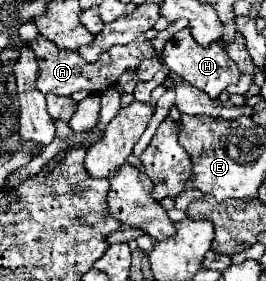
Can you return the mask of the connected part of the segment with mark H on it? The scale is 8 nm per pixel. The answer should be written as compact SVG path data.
M183 28L179 30L163 48L163 62L169 66L171 72L179 74L183 80L191 82L195 88L207 92L213 100L219 98L219 94L229 86L229 84L235 84L239 82L239 68L237 64L227 56L223 44L217 40L215 44L209 44L209 46L201 46L193 40L189 28Z

